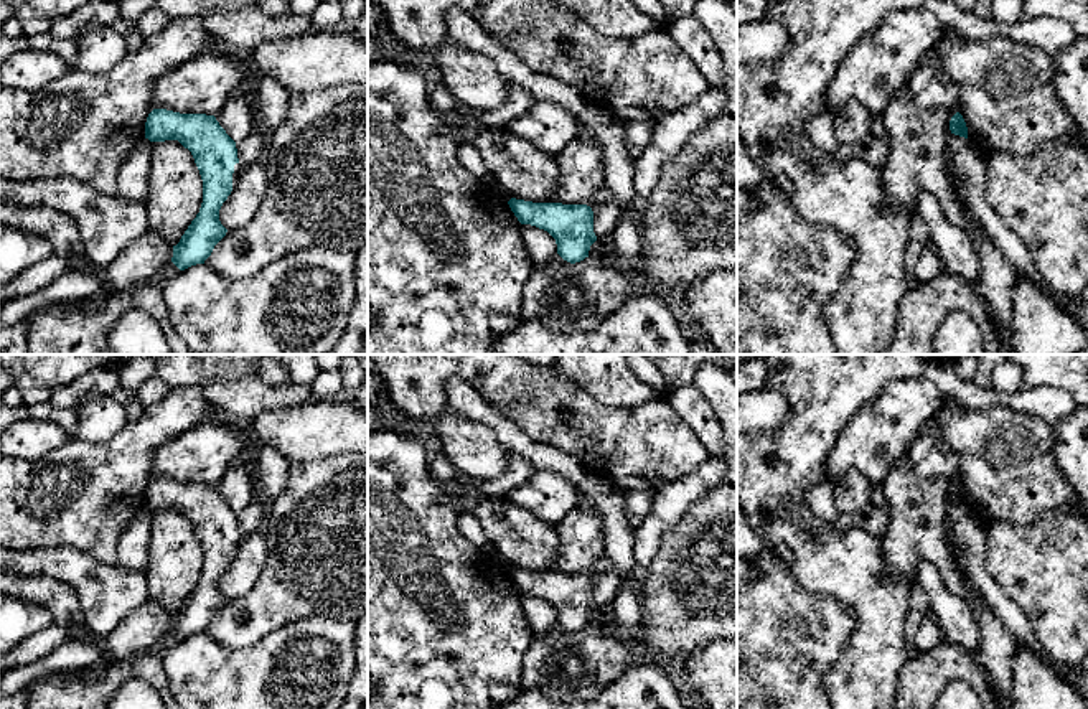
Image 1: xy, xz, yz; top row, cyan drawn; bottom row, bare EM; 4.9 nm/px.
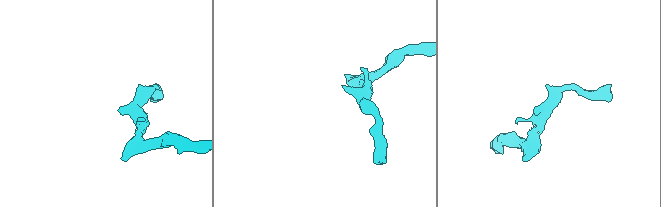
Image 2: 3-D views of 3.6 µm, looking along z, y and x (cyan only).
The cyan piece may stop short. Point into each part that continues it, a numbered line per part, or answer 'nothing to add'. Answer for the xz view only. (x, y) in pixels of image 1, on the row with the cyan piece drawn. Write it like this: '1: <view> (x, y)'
nothing to add

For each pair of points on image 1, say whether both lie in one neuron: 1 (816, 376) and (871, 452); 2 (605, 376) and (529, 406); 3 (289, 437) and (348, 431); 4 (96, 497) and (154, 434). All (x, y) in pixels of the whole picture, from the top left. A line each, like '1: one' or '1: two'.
1: two
2: two
3: one
4: one

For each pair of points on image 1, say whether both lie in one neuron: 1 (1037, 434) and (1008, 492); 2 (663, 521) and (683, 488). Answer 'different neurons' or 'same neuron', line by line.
1: same neuron
2: same neuron

